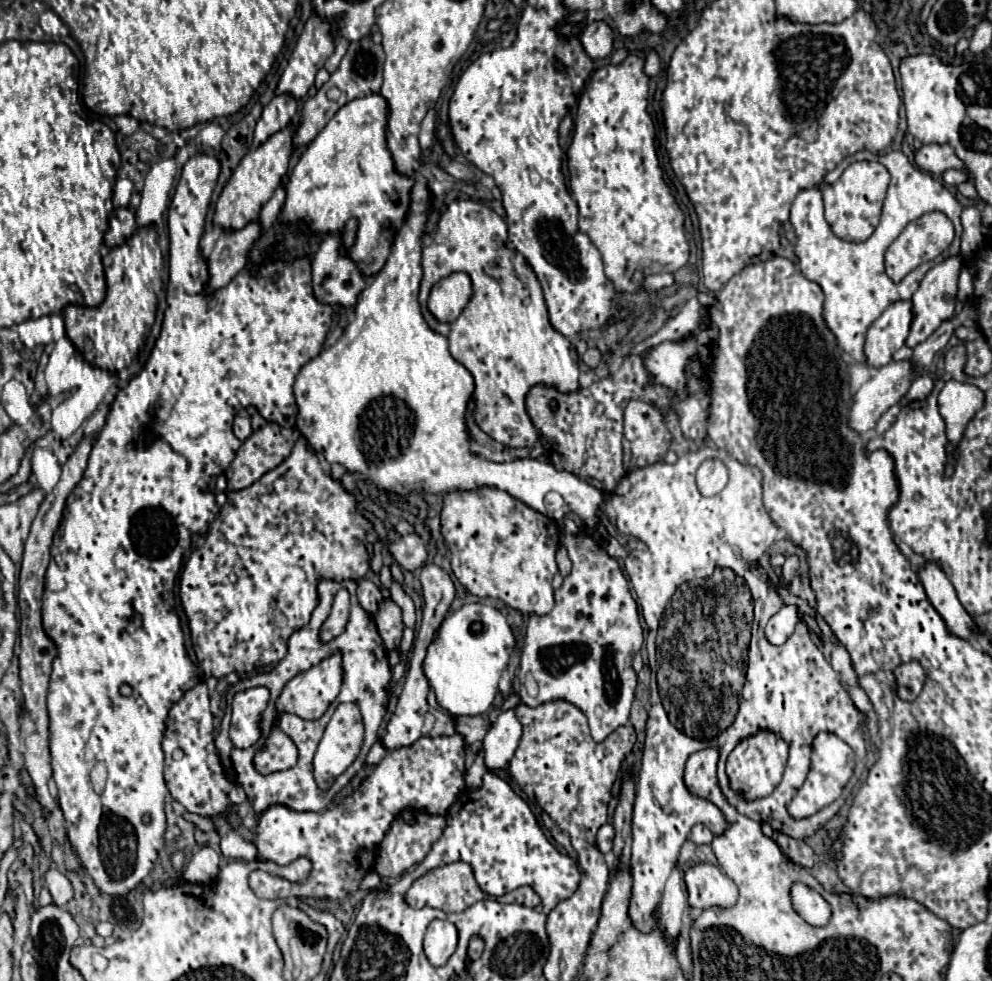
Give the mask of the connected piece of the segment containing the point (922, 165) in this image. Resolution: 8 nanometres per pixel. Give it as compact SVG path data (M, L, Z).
M923 145L915 151L915 163L919 169L933 175L941 175L947 169L963 169L951 145Z

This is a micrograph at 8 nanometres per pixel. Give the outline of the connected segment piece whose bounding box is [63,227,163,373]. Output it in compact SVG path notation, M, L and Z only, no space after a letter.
M139 227L127 243L109 249L109 253L103 257L103 265L107 277L105 301L97 307L67 305L63 309L63 319L67 335L77 351L89 363L117 373L127 367L143 347L147 331L155 321L157 285L161 283L163 265L157 231L153 227Z

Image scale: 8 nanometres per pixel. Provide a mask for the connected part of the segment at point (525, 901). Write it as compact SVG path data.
M519 887L507 895L503 895L503 903L519 903L527 907L539 905L539 895L531 887Z

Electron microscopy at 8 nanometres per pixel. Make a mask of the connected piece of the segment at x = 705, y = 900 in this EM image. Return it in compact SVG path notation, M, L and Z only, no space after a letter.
M699 863L685 873L689 903L697 909L733 907L737 903L737 885L715 865Z

